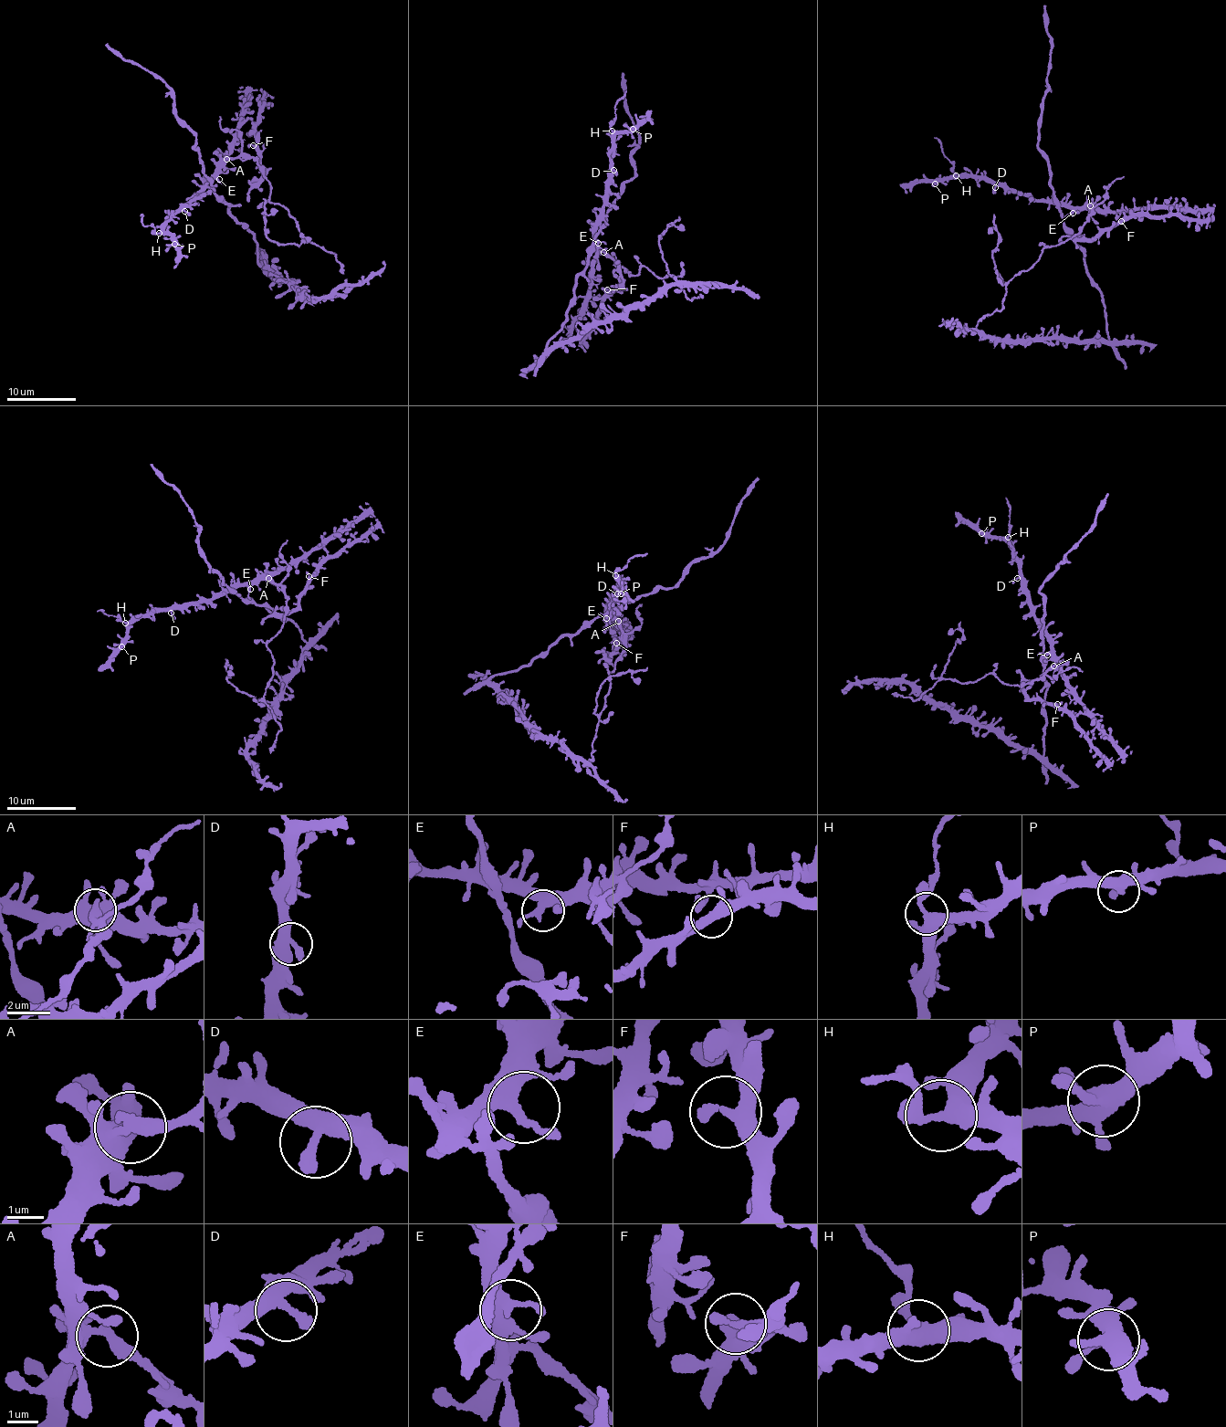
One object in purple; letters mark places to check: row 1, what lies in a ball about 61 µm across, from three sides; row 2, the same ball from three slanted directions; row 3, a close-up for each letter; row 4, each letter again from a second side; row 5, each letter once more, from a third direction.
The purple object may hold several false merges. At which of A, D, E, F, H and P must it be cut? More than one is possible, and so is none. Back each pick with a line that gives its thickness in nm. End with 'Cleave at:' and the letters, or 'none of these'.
A: calibre 340 nm
H: calibre 380 nm
Cleave at: A, H

